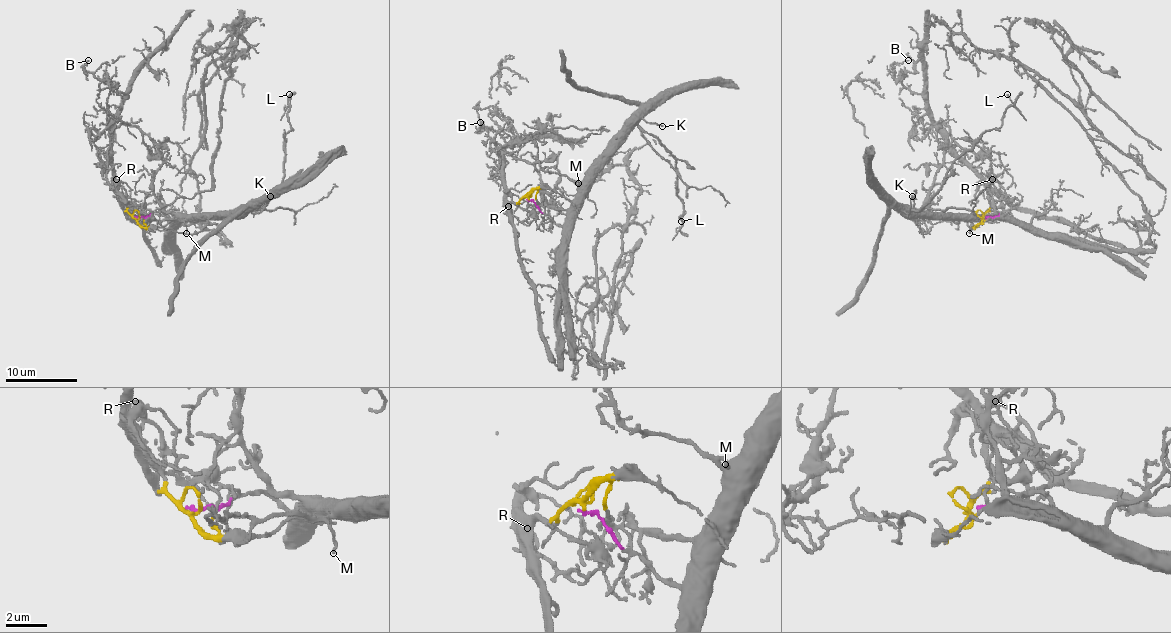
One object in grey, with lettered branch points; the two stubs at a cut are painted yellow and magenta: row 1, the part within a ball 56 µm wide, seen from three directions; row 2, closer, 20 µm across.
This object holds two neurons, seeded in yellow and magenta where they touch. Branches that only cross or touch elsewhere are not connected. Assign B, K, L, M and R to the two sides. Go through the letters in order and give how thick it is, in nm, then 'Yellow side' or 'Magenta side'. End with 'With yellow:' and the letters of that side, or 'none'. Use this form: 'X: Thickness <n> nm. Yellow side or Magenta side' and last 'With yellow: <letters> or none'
B: Thickness 110 nm. Yellow side
K: Thickness 100 nm. Magenta side
L: Thickness 100 nm. Magenta side
M: Thickness 100 nm. Magenta side
R: Thickness 120 nm. Yellow side
With yellow: B, R

